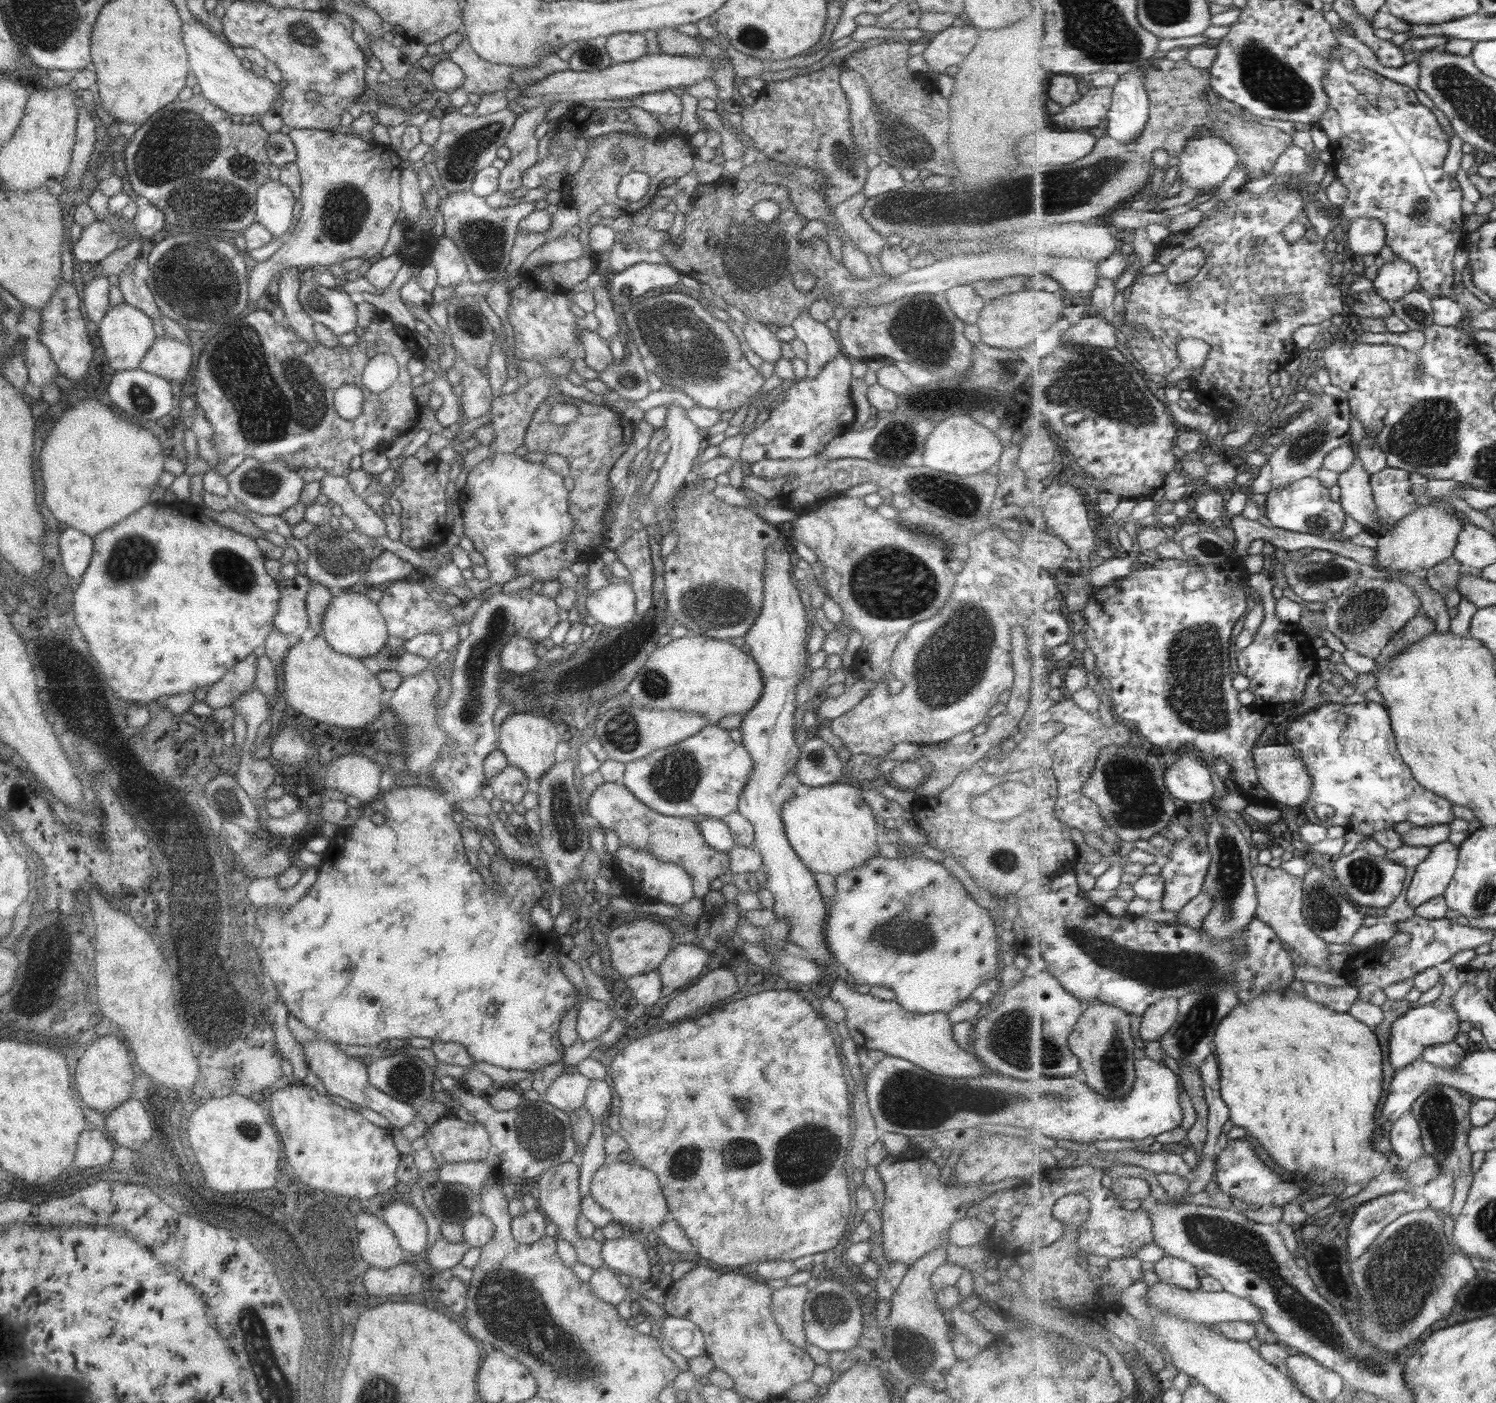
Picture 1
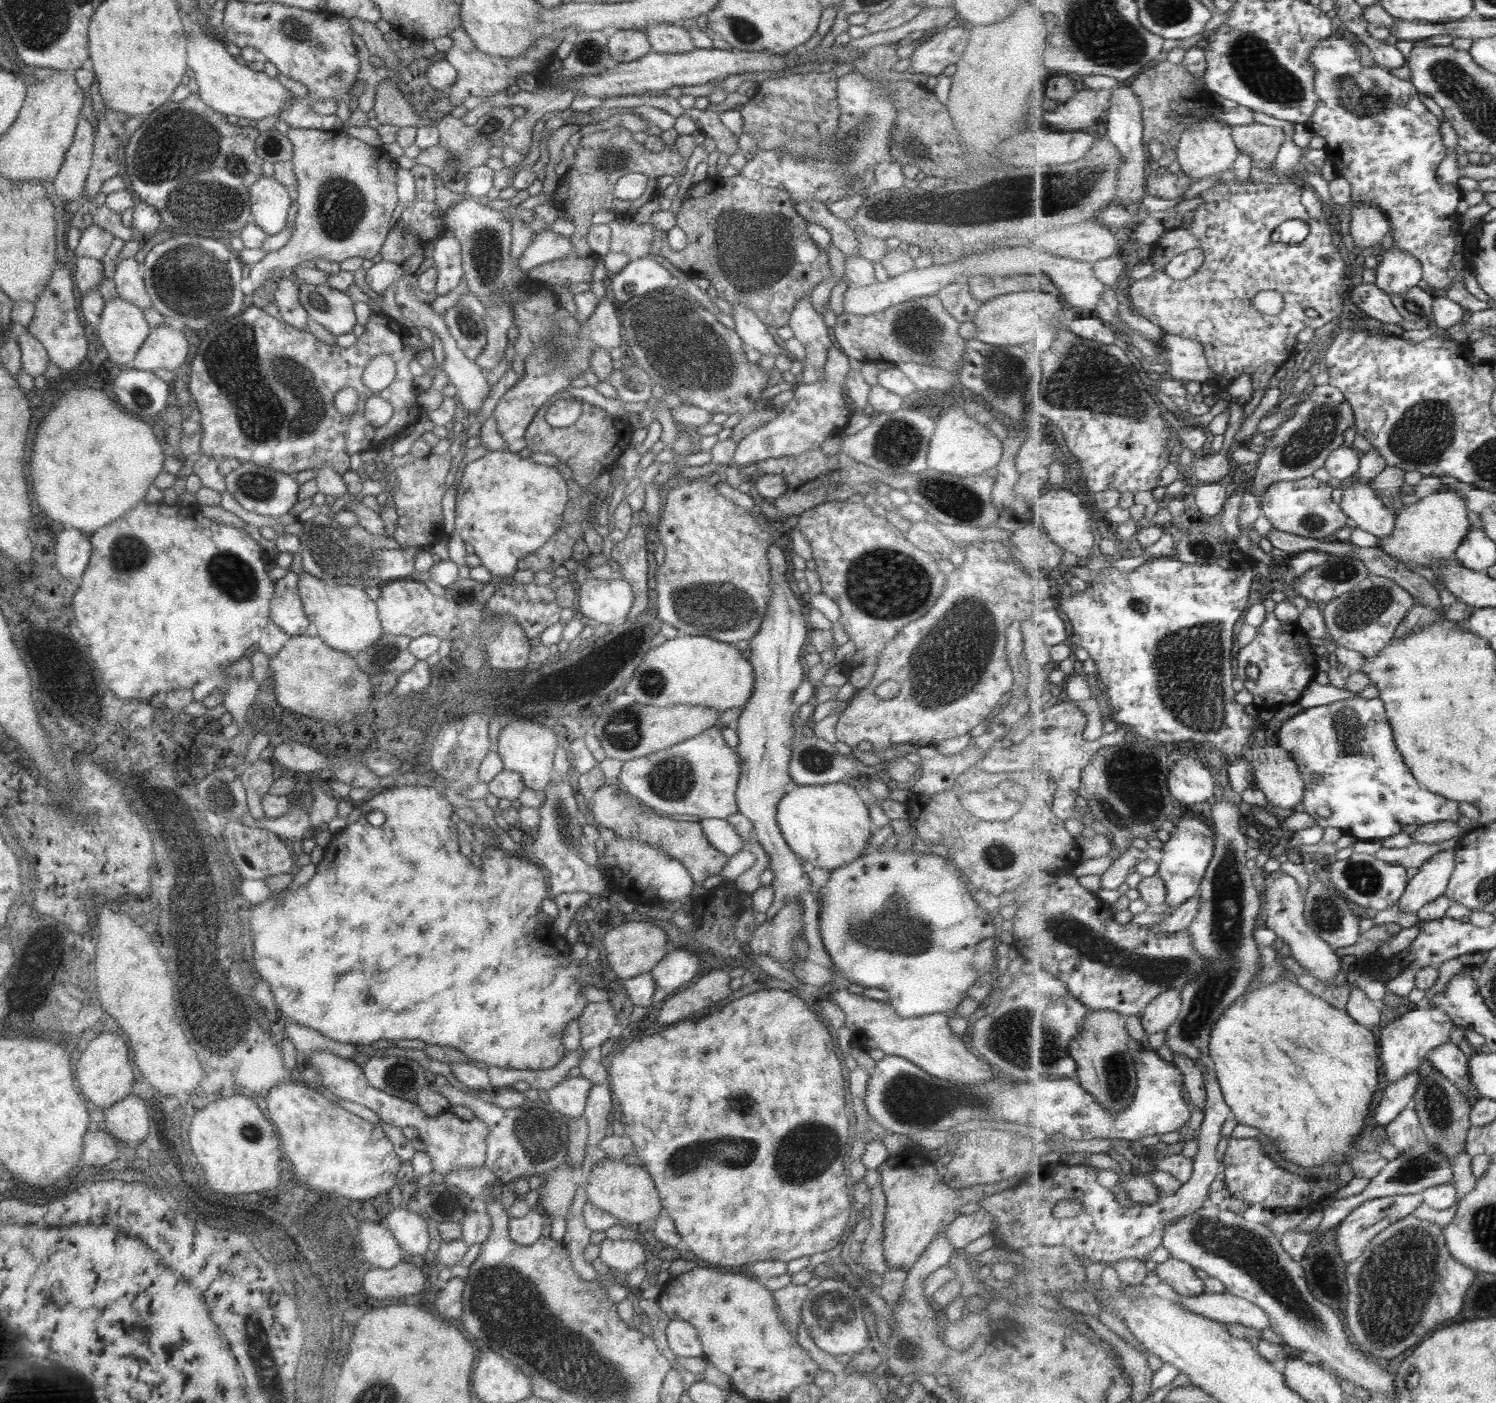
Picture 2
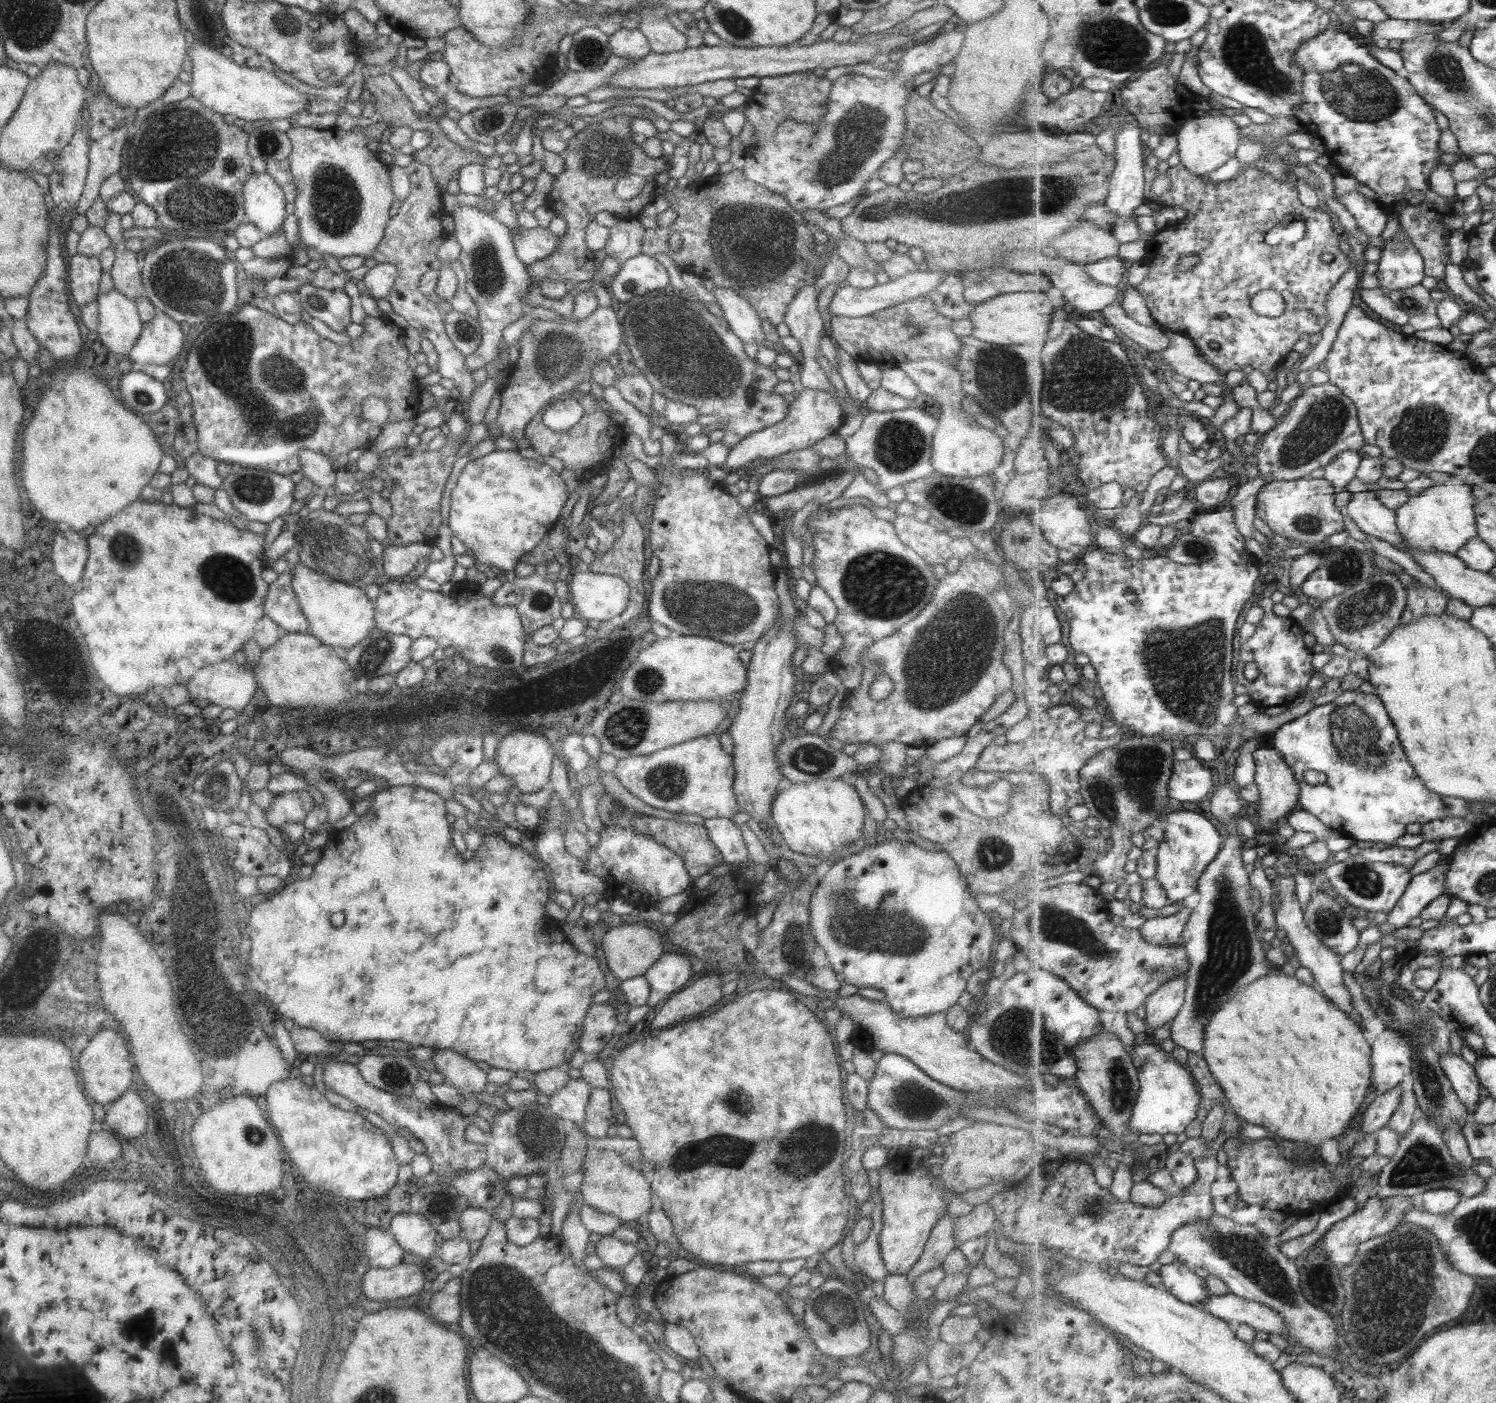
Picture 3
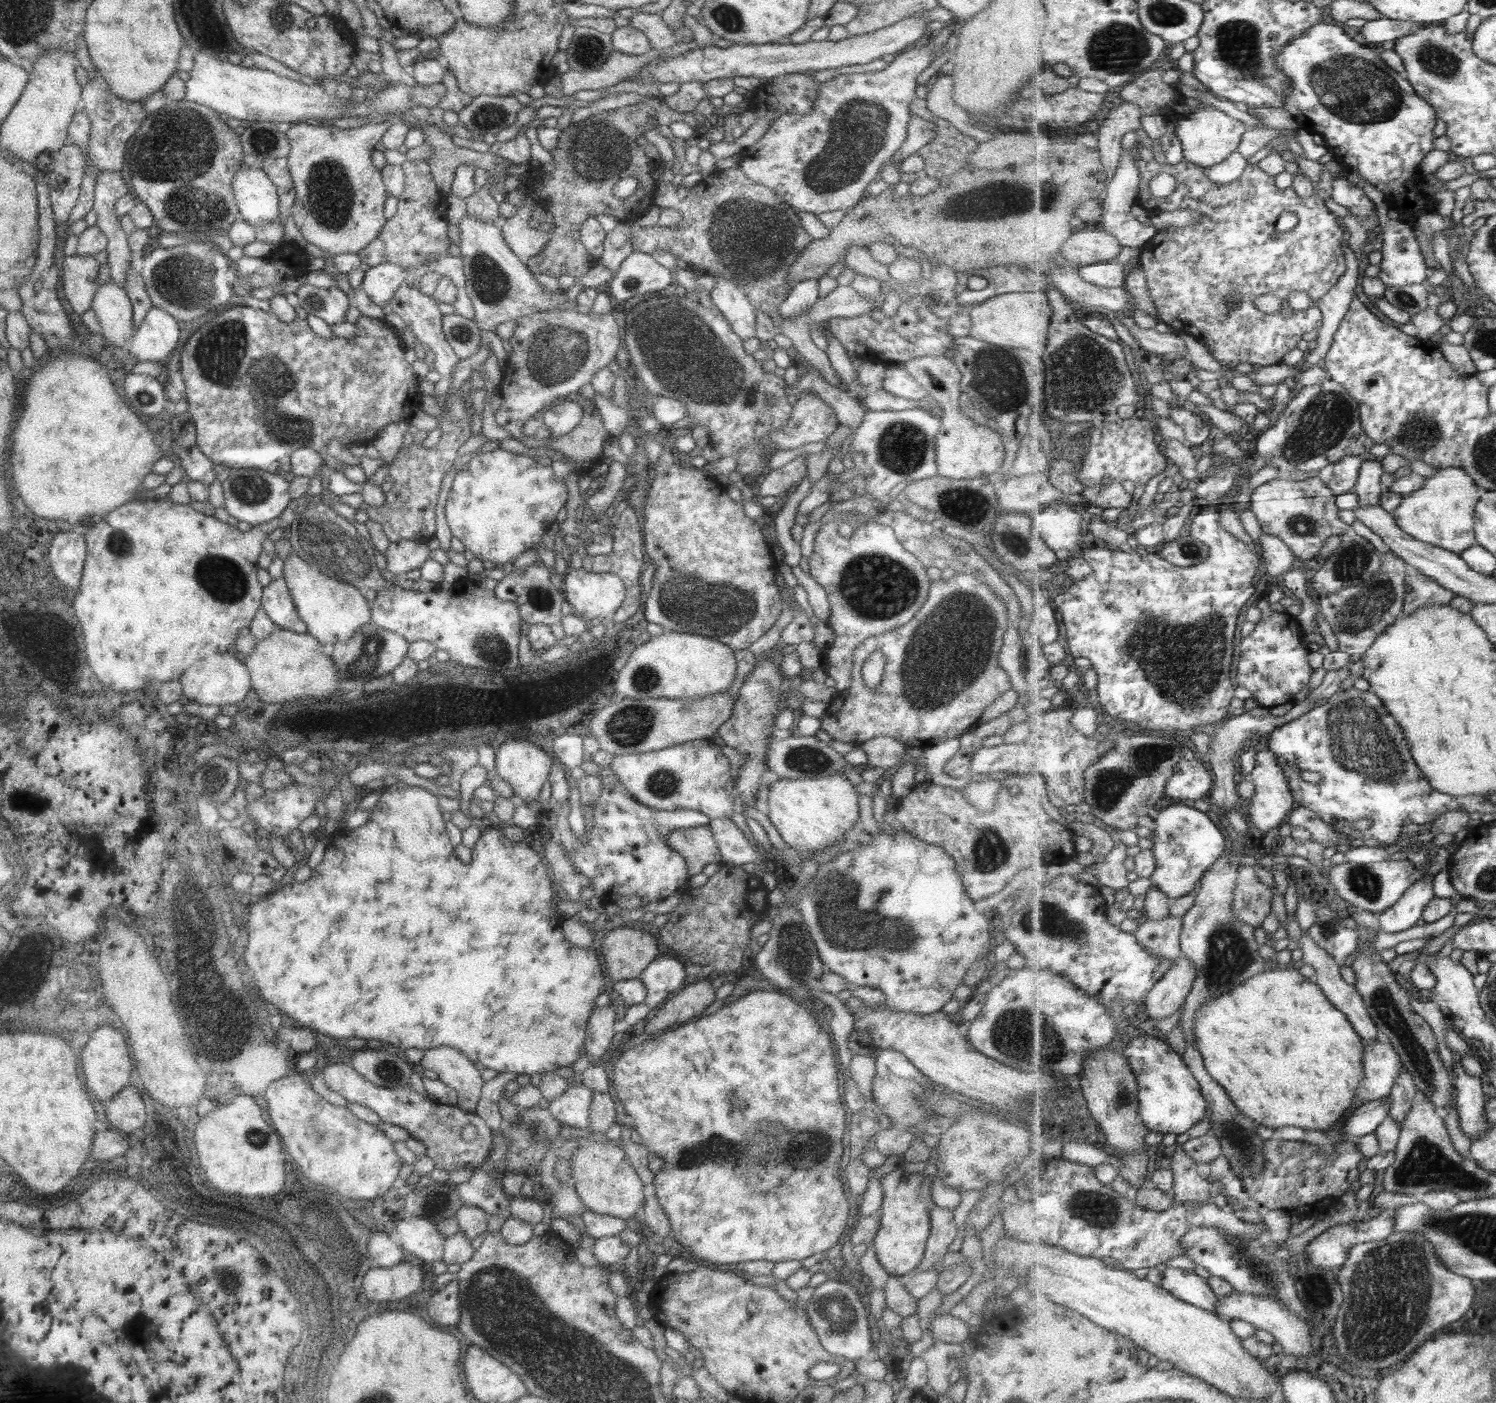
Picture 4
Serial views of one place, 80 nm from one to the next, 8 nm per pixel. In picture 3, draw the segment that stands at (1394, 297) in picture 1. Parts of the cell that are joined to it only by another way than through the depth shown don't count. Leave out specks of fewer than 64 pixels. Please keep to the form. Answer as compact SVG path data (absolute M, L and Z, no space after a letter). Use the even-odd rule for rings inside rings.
M1400 229L1387 241L1377 263L1376 278L1386 291L1417 286L1426 275L1425 259Z

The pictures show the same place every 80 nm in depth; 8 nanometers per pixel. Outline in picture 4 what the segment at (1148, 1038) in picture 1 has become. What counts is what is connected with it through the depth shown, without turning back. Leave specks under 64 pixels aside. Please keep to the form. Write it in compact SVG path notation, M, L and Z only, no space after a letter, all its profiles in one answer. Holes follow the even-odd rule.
M1181 956L1175 965L1149 992L1143 1006L1155 1022L1175 1014L1186 1004L1191 993L1197 967L1191 959Z

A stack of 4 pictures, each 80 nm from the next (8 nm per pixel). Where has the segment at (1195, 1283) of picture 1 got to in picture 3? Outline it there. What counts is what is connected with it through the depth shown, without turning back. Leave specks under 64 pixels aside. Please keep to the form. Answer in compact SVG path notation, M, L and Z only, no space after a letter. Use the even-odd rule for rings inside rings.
M1175 1261L1174 1263L1161 1266L1159 1274L1161 1276L1161 1283L1169 1292L1176 1295L1183 1302L1200 1306L1201 1303L1204 1303L1211 1296L1206 1278L1197 1276L1193 1271L1193 1267L1181 1263L1181 1261Z

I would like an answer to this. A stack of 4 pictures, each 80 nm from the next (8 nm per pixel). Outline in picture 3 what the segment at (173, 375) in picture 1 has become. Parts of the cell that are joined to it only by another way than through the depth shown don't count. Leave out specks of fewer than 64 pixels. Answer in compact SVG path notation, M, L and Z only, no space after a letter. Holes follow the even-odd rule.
M157 312L149 321L142 323L136 343L131 347L128 358L135 368L145 364L172 366L183 348L183 335L179 323Z

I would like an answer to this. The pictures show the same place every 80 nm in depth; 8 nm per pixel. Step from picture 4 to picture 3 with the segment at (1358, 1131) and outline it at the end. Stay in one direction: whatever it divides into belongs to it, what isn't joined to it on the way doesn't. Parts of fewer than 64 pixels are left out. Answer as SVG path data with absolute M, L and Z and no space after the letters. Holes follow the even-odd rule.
M1403 1085L1377 1095L1362 1114L1362 1122L1357 1125L1357 1130L1373 1134L1387 1125L1400 1108L1402 1096L1404 1096Z

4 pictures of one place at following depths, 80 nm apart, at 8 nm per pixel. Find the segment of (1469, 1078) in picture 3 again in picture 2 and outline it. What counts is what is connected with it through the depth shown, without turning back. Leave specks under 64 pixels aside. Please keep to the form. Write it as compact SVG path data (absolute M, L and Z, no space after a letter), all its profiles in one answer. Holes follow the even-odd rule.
M1449 1041L1443 1046L1438 1046L1428 1054L1427 1060L1453 1081L1464 1095L1469 1095L1473 1090L1474 1086L1470 1082L1471 1075L1469 1075L1469 1058L1458 1044Z

